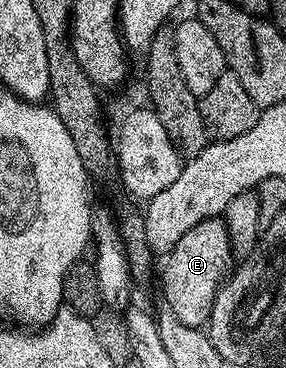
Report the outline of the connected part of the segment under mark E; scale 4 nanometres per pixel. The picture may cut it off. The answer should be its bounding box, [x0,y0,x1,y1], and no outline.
[159,218,231,329]

